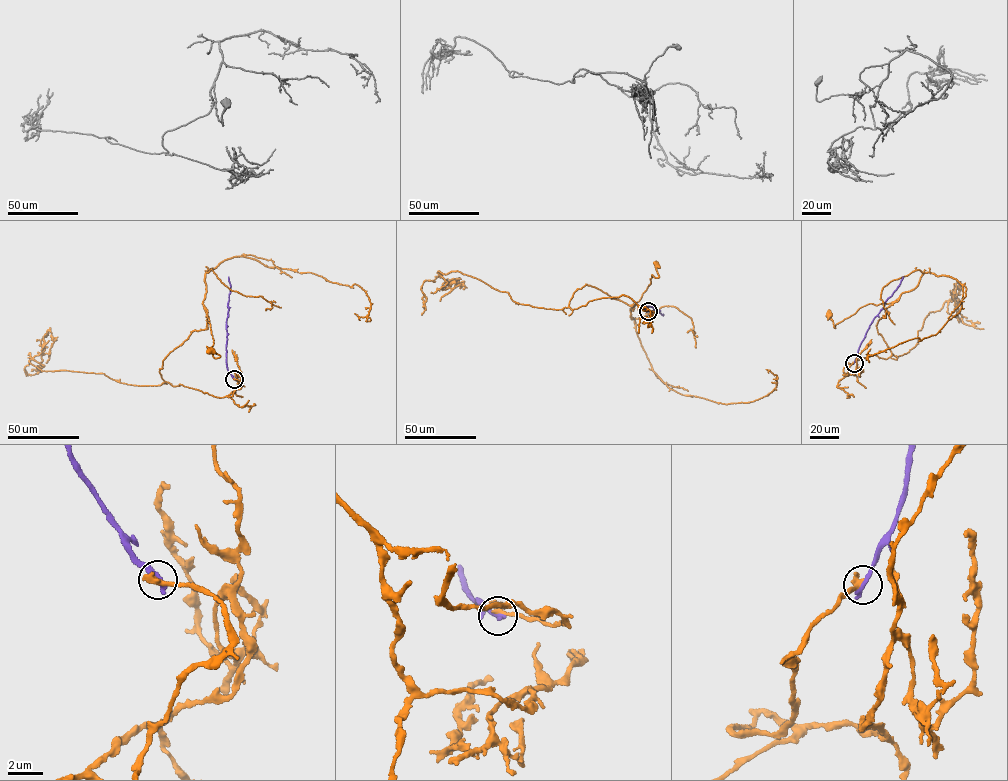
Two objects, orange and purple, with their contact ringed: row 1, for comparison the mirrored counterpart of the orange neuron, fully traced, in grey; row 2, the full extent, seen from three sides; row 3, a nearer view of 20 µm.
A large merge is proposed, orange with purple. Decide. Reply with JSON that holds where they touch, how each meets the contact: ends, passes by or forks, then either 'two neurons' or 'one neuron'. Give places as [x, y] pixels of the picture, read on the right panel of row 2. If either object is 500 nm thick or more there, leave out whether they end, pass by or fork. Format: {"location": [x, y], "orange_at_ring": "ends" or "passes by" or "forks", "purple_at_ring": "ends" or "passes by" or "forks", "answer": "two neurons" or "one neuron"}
{"location": [854, 363], "orange_at_ring": "ends", "purple_at_ring": "ends", "answer": "two neurons"}

